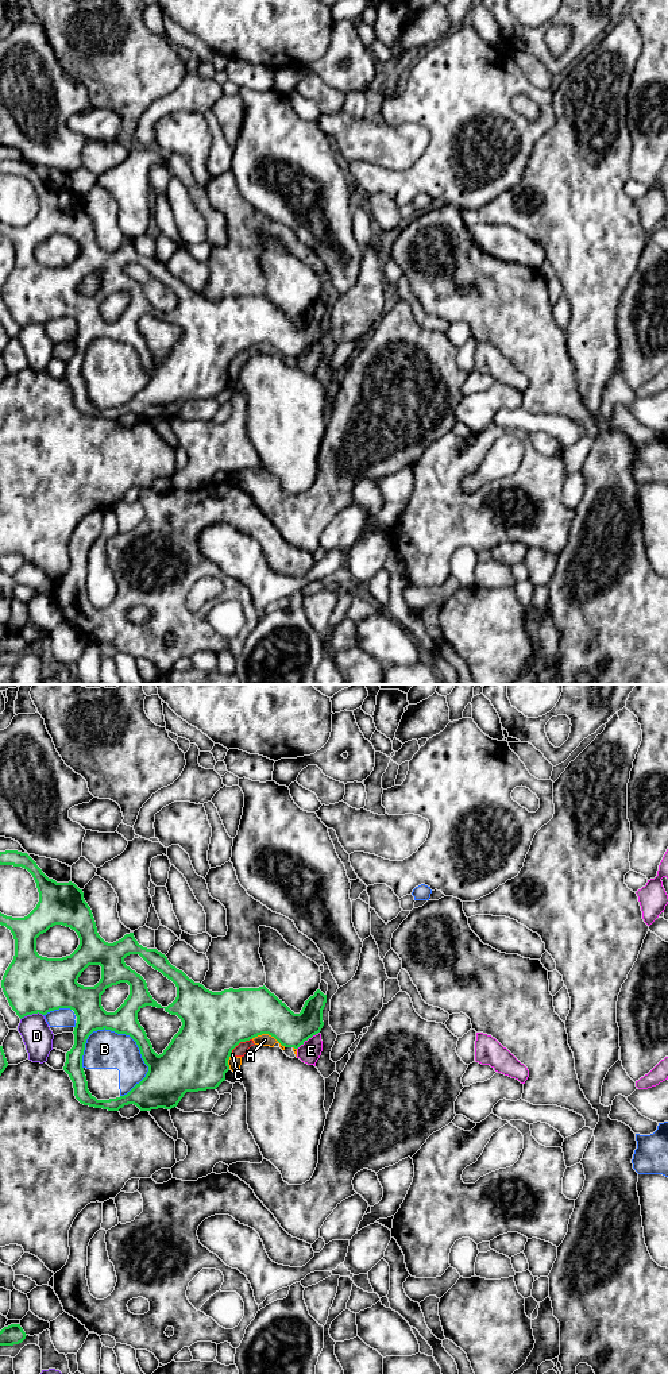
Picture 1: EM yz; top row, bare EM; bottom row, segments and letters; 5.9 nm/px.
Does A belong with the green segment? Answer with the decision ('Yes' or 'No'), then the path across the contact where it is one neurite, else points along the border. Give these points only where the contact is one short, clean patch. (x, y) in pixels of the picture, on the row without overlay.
No

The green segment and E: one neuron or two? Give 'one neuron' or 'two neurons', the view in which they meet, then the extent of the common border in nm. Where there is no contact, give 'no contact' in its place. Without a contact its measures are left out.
two neurons; meets green in yz; contact 170 nm long

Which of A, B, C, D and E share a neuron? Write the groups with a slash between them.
A C / B / D / E

